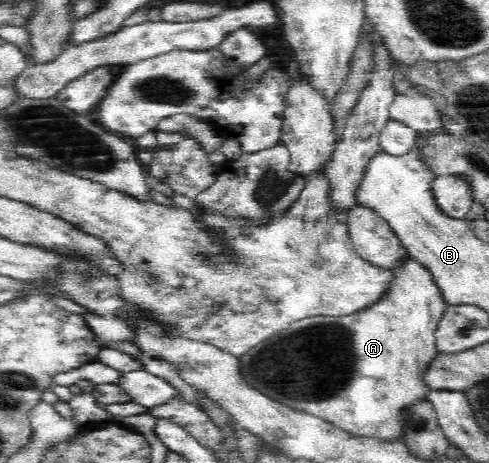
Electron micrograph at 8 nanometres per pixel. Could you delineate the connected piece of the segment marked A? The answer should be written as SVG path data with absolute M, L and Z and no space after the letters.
M413 259L408 261L408 265L404 269L394 269L398 273L392 293L386 297L385 301L374 305L373 308L366 309L365 312L358 313L356 316L350 317L310 317L293 323L290 328L280 333L276 337L272 337L270 341L258 345L257 348L246 353L241 357L242 372L246 380L255 388L258 388L268 397L274 398L277 402L295 410L306 410L316 417L321 417L324 421L331 423L334 427L341 429L343 432L349 433L351 436L357 437L359 440L374 440L382 445L402 444L407 445L406 429L409 427L409 418L413 415L414 407L422 403L429 403L428 397L432 390L427 382L427 376L433 367L433 363L438 359L436 330L440 320L443 317L444 306L441 293L432 283L427 271L419 267Z

